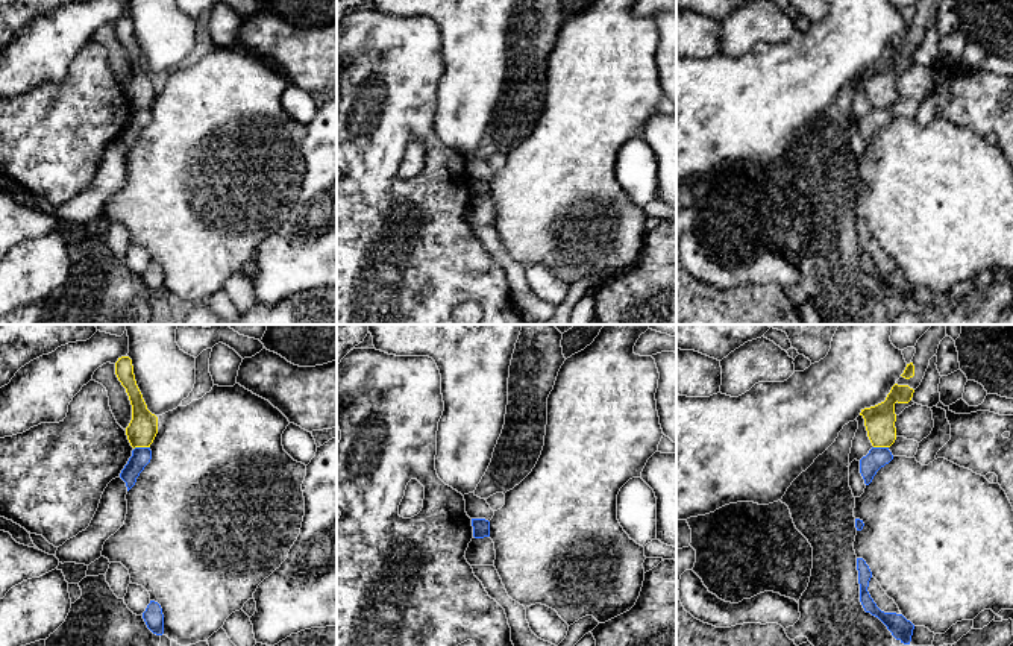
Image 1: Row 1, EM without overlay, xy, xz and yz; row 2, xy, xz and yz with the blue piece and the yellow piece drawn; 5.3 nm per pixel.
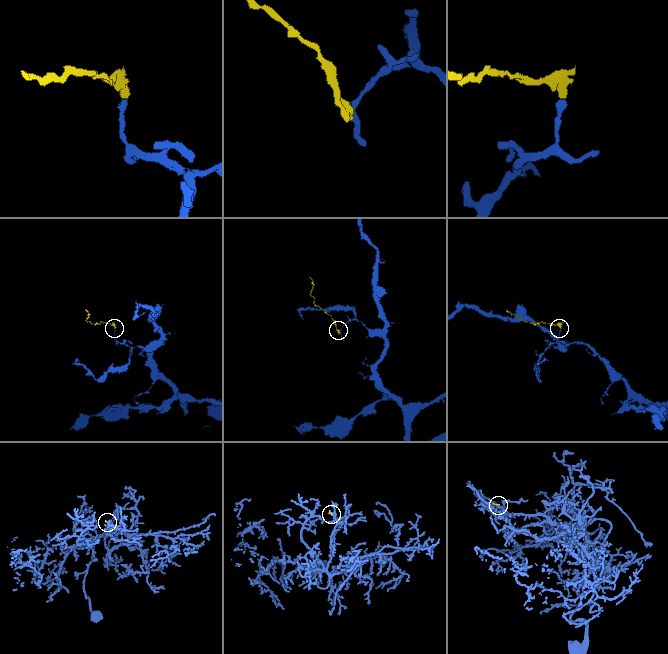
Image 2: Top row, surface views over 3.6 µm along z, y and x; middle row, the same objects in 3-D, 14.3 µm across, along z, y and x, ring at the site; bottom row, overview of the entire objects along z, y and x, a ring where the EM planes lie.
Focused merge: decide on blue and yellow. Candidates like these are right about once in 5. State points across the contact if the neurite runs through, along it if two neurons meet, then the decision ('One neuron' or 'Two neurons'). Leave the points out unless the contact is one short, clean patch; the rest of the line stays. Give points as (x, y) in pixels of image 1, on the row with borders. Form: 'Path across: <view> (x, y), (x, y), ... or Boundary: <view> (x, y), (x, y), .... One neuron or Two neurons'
Two neurons

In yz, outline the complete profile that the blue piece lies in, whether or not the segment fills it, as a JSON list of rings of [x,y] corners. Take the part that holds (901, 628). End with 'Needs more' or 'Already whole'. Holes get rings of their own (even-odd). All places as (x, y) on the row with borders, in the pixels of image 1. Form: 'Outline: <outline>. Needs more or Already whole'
Outline: [[[857,558],[858,584],[860,584],[860,602],[866,613],[878,617],[892,635],[904,644],[910,644],[914,625],[902,614],[881,611],[870,597],[867,587],[872,578],[872,572],[863,558]]]. Already whole

